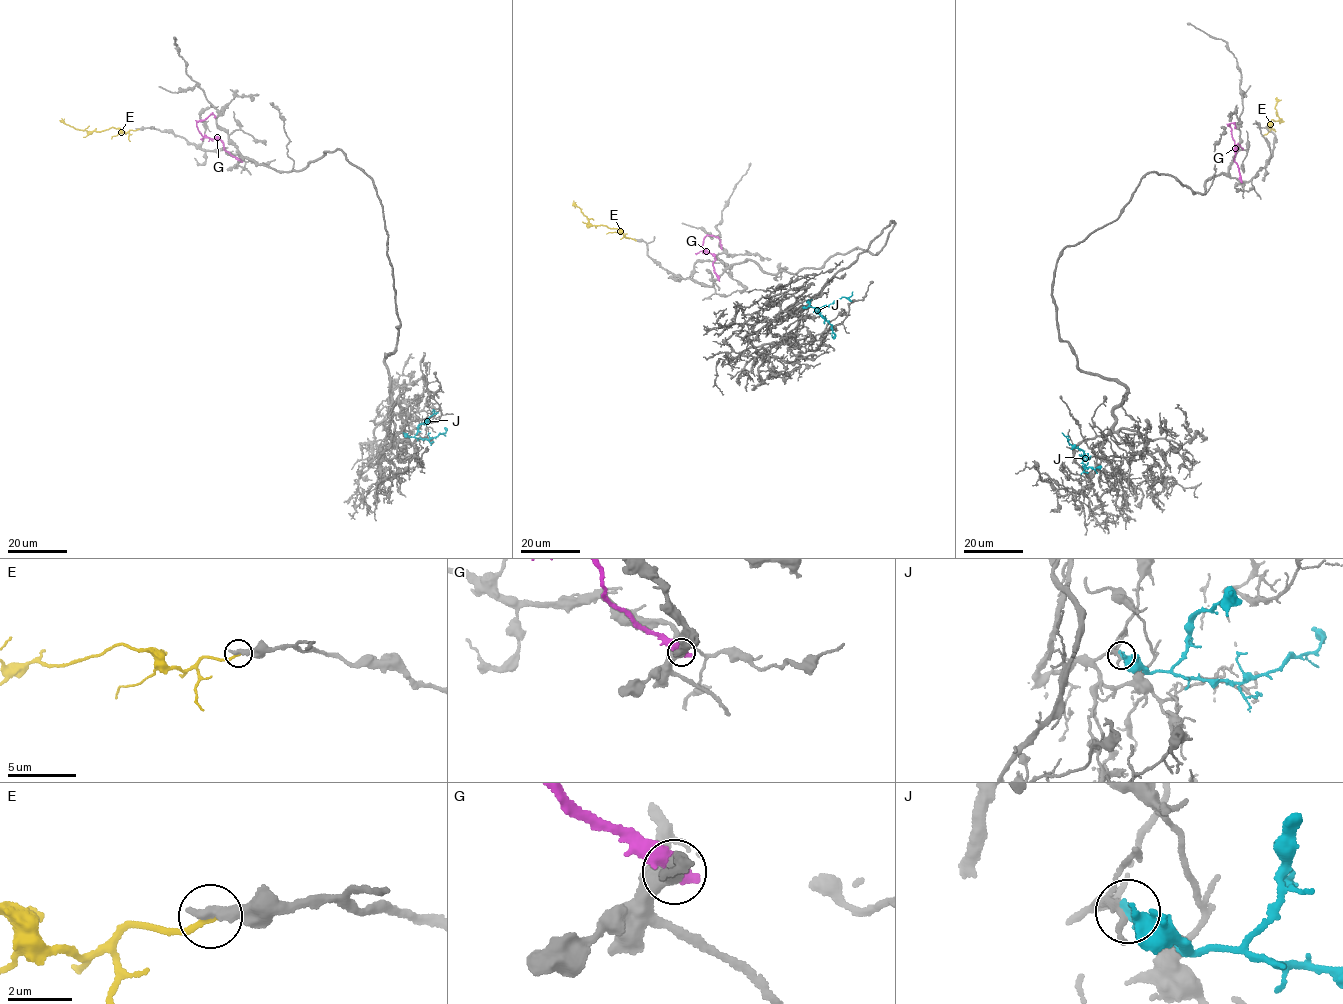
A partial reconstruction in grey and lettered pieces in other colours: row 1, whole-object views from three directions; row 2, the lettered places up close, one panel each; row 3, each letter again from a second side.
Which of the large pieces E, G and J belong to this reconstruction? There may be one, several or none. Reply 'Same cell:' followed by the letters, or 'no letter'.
Same cell: J

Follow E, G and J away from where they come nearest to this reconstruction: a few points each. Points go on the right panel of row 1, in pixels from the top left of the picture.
E: (1269, 127), (1270, 121), (1280, 119), (1275, 107), (1276, 97)
G: (1241, 181), (1234, 159), (1236, 153), (1230, 127), (1227, 126), (1234, 123), (1235, 128)
J: (1090, 457), (1083, 461), (1084, 452), (1068, 443), (1062, 432)

